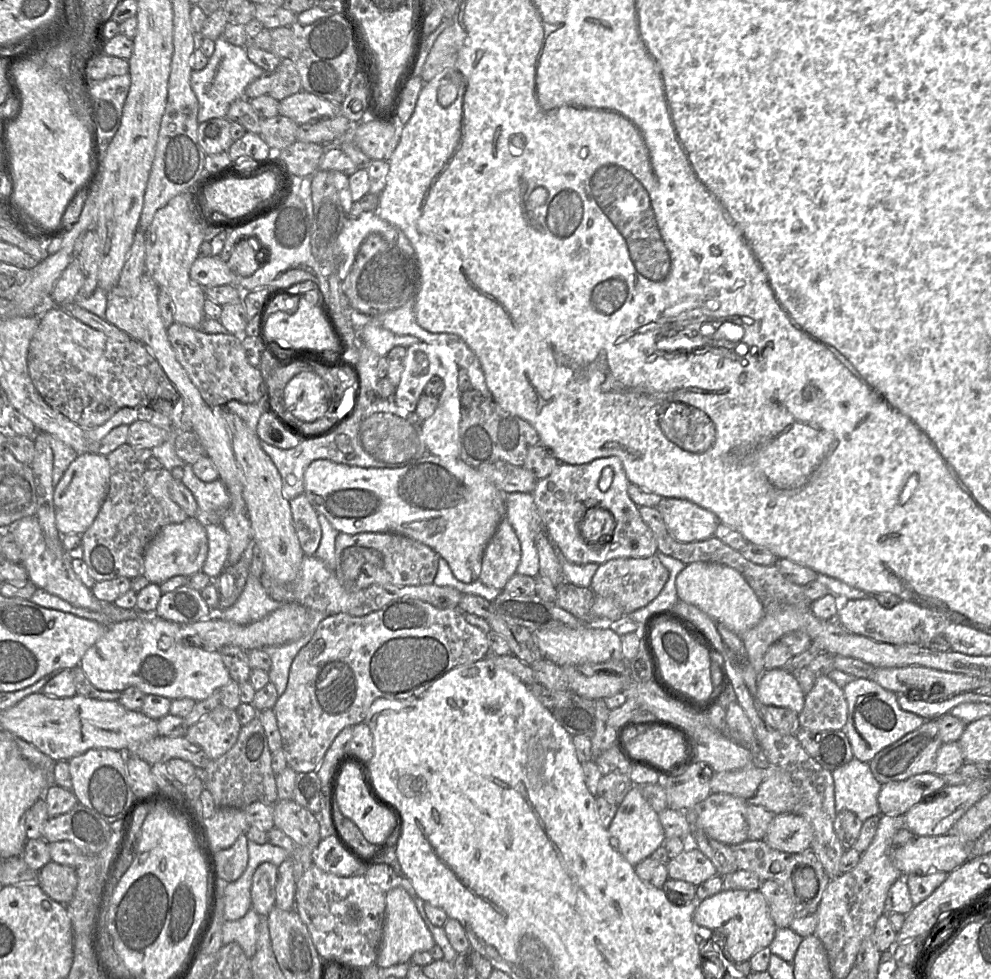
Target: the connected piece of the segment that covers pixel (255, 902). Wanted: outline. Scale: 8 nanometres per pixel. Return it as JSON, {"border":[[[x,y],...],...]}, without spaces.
{"border":[[[270,862],[260,864],[252,878],[252,909],[267,917],[275,906],[278,866]]]}

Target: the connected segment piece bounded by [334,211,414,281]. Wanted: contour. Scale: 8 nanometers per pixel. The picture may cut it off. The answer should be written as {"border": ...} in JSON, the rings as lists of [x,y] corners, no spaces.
{"border":[[[374,211],[361,213],[355,218],[347,218],[334,244],[335,271],[341,281],[348,275],[362,242],[372,233],[380,234],[394,248],[406,254],[414,254],[414,249],[397,227],[382,220]]]}

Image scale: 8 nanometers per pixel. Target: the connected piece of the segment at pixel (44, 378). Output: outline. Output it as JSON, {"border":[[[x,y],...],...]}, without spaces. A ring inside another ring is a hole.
{"border":[[[45,306],[40,311],[40,324],[30,342],[27,364],[31,380],[42,398],[53,409],[81,428],[95,428],[123,407],[147,406],[168,417],[173,427],[184,427],[182,426],[183,404],[180,396],[147,347],[135,339],[126,342],[110,339],[58,306]],[[149,377],[155,377],[159,383],[155,396],[150,399],[144,391],[145,382]]]}

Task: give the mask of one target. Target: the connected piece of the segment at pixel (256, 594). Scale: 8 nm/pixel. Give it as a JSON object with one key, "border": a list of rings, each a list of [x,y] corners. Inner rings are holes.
{"border":[[[249,574],[237,601],[223,610],[212,609],[212,617],[246,625],[261,620],[282,604],[267,594],[258,577]]]}

